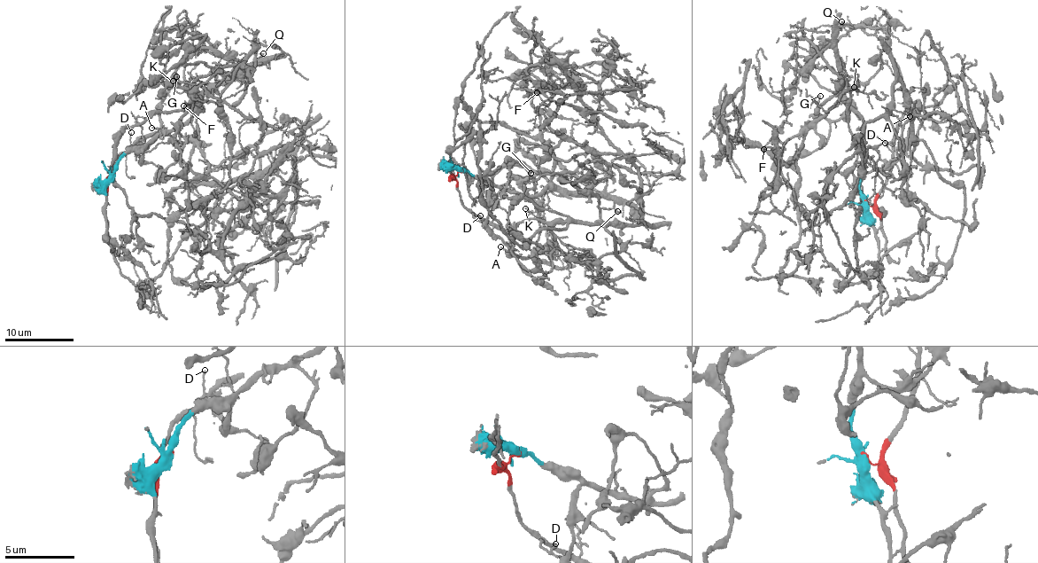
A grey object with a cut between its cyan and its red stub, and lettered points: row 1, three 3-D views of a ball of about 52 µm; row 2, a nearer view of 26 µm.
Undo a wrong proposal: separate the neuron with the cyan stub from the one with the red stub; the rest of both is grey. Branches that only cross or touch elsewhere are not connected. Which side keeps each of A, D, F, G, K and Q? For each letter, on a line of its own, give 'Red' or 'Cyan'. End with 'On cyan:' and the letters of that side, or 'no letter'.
A: Red
D: Red
F: Cyan
G: Cyan
K: Red
Q: Cyan
On cyan: F, G, Q

